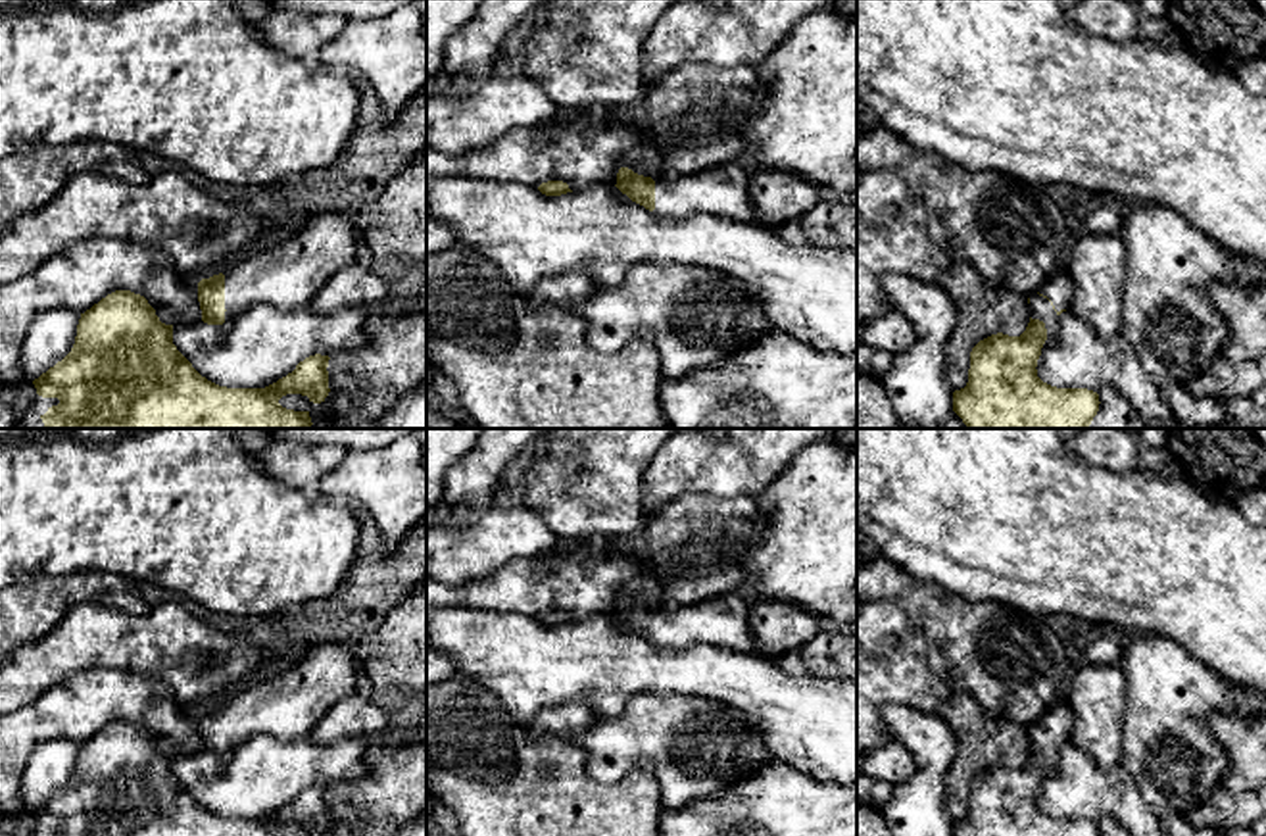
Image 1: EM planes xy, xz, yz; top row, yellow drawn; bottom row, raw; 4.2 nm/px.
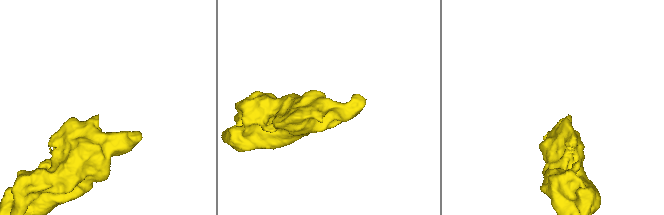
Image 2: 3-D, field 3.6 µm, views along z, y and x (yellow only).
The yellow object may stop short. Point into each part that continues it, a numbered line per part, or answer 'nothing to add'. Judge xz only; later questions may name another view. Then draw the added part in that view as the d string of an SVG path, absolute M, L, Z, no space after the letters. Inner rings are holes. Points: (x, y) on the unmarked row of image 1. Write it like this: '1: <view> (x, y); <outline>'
1: xz (725, 619); M728 592L697 605L663 602L655 611L655 644L686 648L694 642L713 642L718 648L759 653L749 625L751 605Z

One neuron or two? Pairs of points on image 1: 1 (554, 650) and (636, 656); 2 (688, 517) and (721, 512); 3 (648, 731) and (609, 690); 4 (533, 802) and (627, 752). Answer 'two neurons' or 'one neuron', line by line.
1: one neuron
2: one neuron
3: two neurons
4: two neurons

